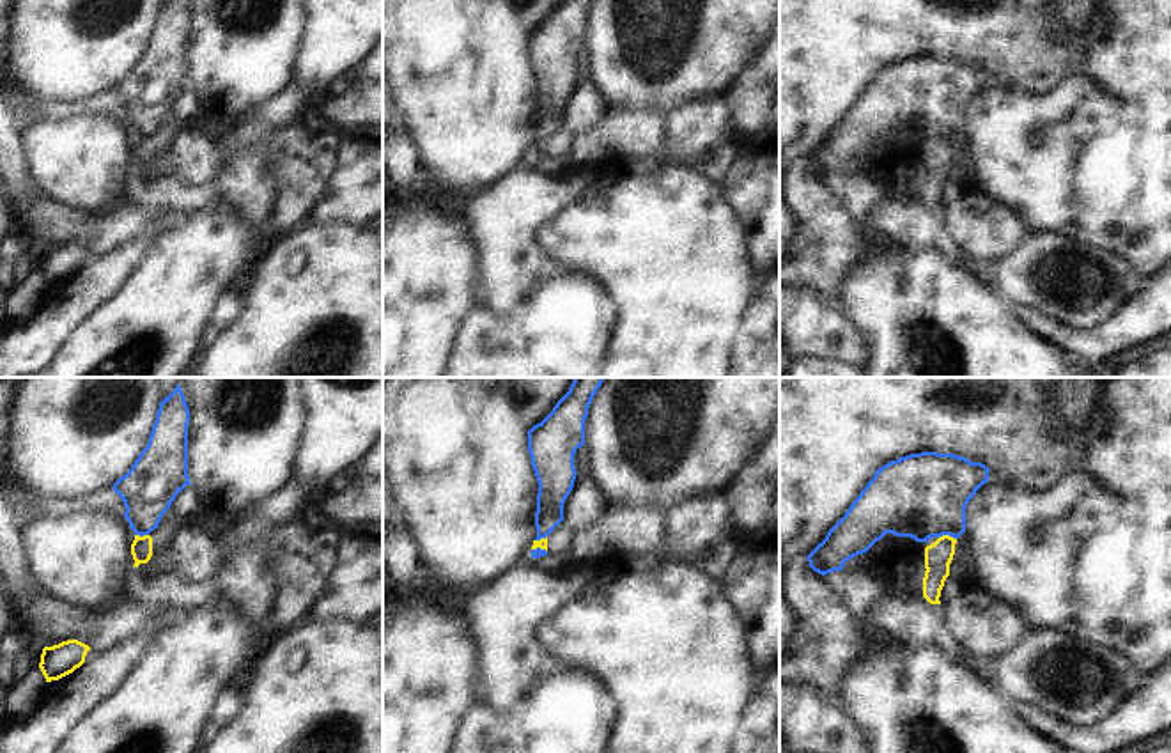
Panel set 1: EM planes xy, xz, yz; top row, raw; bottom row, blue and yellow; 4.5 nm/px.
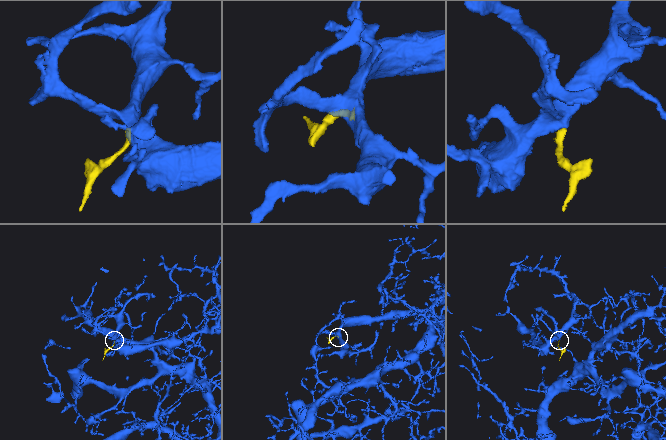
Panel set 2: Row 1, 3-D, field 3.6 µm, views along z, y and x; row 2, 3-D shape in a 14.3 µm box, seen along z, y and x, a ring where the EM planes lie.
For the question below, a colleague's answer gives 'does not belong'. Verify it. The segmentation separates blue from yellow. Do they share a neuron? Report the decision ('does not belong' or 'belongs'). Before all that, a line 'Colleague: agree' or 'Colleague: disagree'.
Colleague: agree
does not belong

